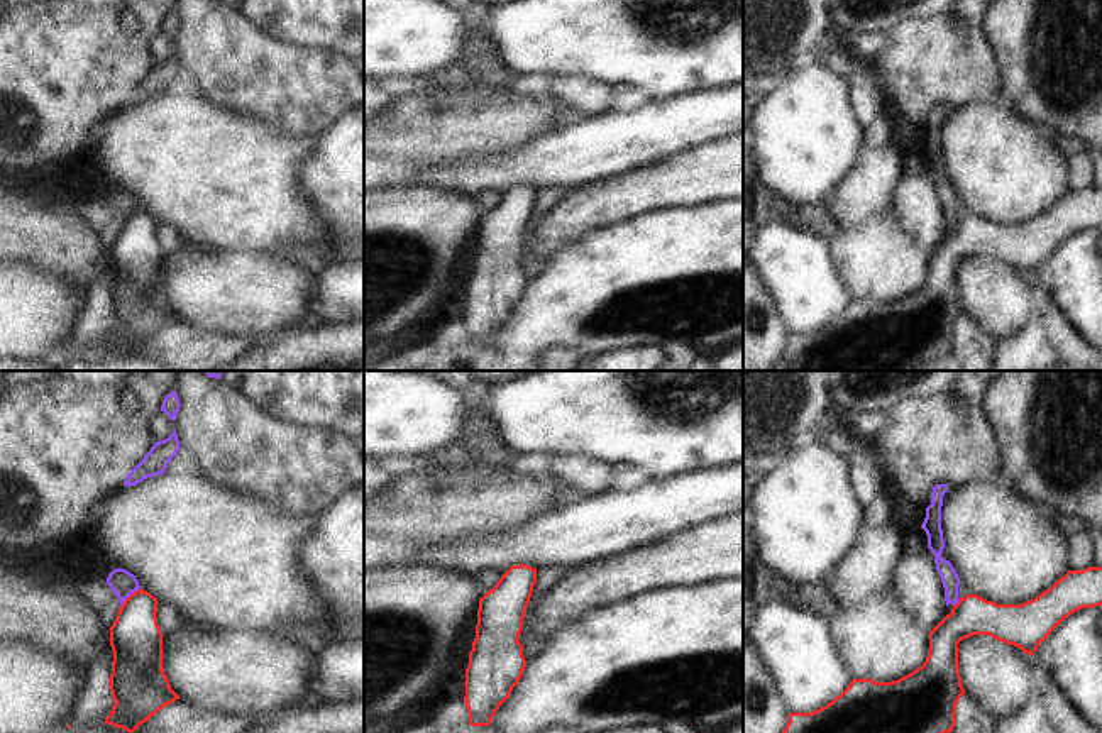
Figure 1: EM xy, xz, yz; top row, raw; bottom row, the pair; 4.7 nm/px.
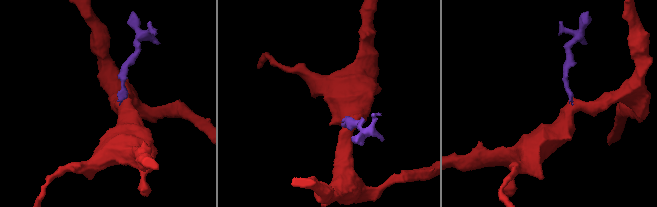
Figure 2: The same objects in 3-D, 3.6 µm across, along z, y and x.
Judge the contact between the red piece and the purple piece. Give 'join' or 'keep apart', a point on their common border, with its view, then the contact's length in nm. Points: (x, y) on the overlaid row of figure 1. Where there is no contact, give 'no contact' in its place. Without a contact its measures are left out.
keep apart; meets red in xy at (127, 598); contact 150 nm long

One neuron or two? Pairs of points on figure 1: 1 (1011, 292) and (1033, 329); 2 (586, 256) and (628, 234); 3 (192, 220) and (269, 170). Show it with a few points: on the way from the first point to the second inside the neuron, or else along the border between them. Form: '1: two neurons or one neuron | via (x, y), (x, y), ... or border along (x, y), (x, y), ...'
1: two neurons | border along (1031, 319), (1018, 332), (997, 342)
2: one neuron | via (596, 256), (606, 256), (618, 244)
3: one neuron | via (210, 202), (232, 180), (251, 170)

